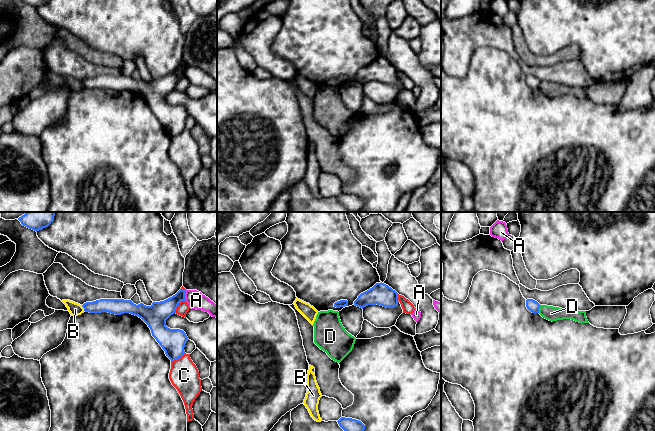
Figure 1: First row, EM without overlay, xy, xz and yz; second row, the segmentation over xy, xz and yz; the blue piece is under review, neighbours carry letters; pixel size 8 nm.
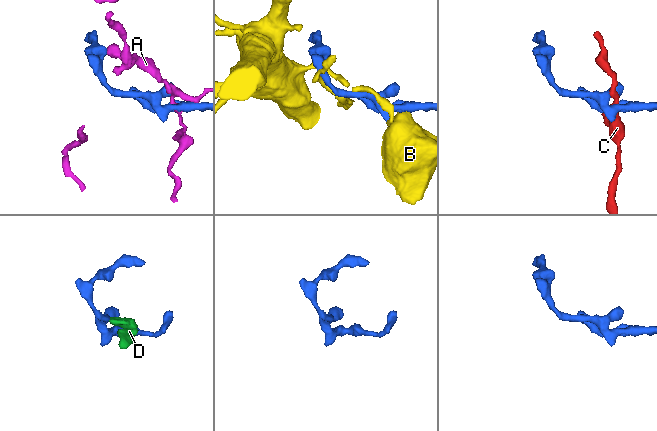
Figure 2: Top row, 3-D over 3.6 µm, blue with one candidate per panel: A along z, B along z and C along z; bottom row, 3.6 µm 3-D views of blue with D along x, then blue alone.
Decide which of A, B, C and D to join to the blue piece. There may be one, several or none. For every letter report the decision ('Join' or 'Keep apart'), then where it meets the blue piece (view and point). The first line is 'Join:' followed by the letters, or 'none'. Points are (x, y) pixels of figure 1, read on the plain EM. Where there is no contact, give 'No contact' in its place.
Join: none
A: Keep apart. Touches blue at xy (184, 71)
B: Keep apart. Touches blue at xy (83, 83)
C: Keep apart. Touches blue at xy (178, 80)
D: Keep apart. Touches blue at yz (538, 85)

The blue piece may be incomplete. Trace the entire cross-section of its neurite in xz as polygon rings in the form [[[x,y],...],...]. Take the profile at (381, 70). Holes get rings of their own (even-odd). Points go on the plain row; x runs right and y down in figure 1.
[[[381,58],[361,69],[354,77],[354,81],[362,85],[368,81],[376,80],[386,84],[394,84],[398,82],[398,69]]]

